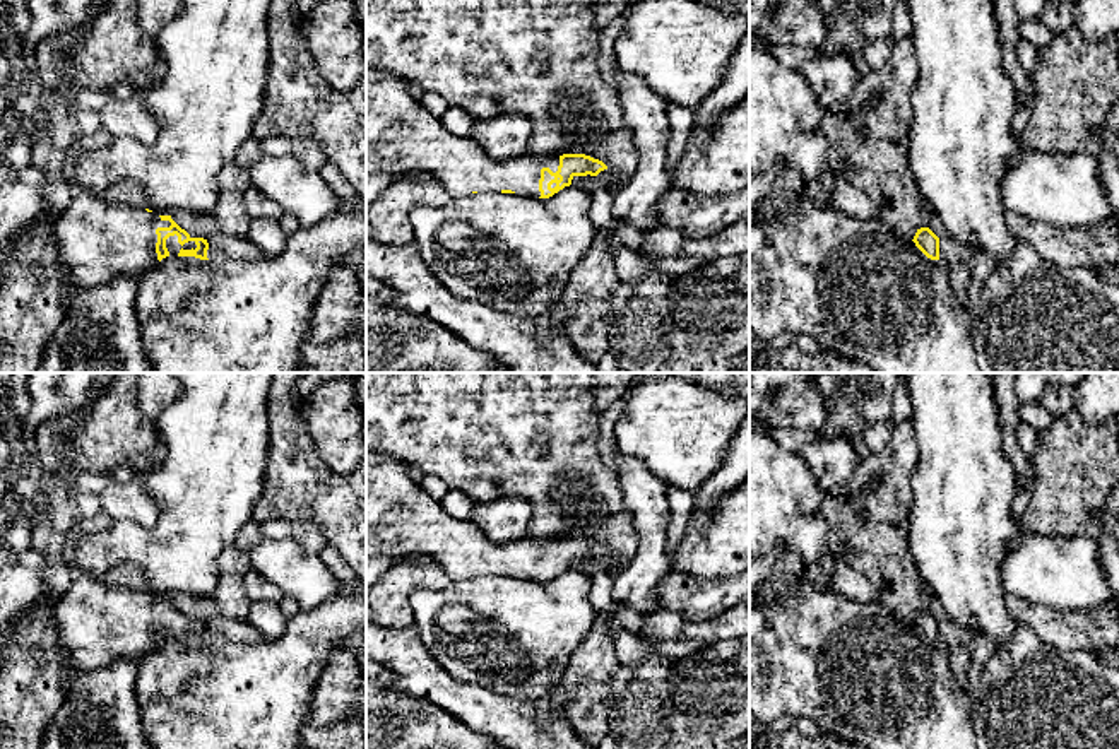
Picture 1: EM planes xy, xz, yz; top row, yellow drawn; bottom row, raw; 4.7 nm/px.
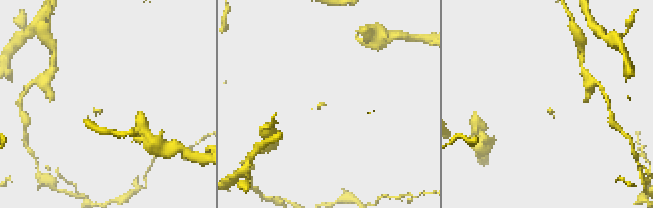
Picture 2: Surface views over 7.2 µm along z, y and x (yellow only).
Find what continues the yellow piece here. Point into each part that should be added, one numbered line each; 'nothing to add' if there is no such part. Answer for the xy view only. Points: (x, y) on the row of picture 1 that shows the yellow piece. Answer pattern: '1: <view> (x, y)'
1: xy (173, 247)
2: xy (221, 247)

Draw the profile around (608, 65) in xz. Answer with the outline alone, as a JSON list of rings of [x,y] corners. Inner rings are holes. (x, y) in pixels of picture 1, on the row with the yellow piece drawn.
[[[621,9],[621,14],[599,34],[599,68],[601,77],[606,84],[616,87],[616,55],[614,41],[621,34],[626,24],[626,10]]]

